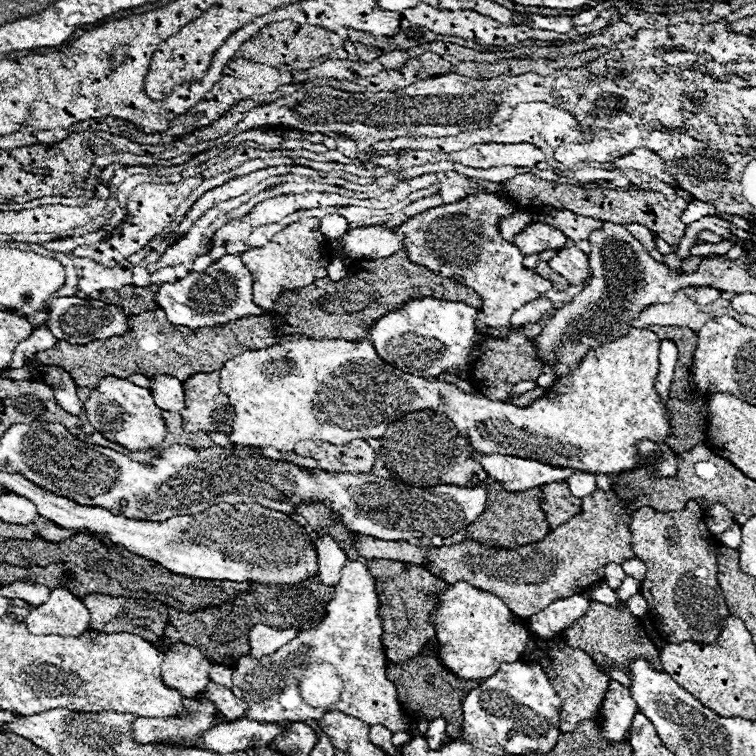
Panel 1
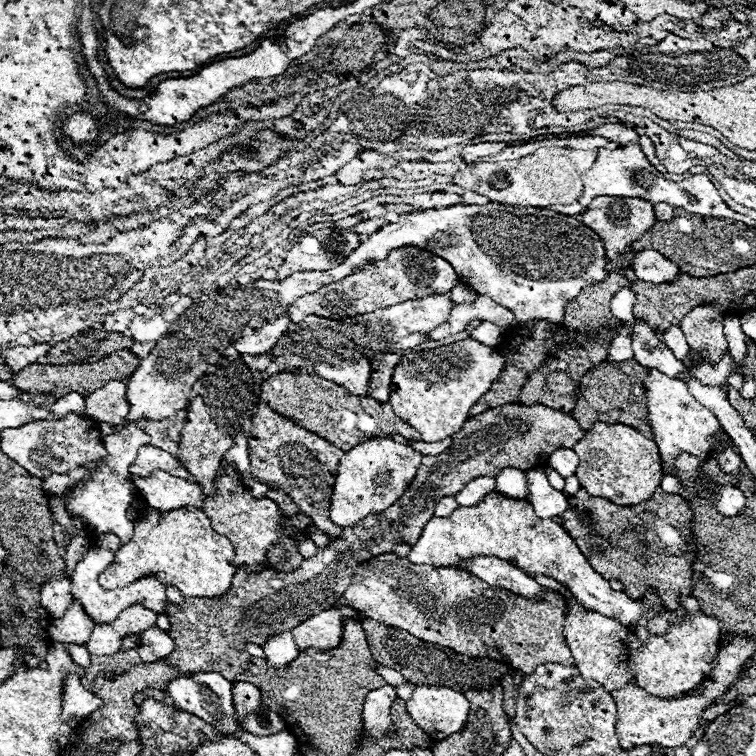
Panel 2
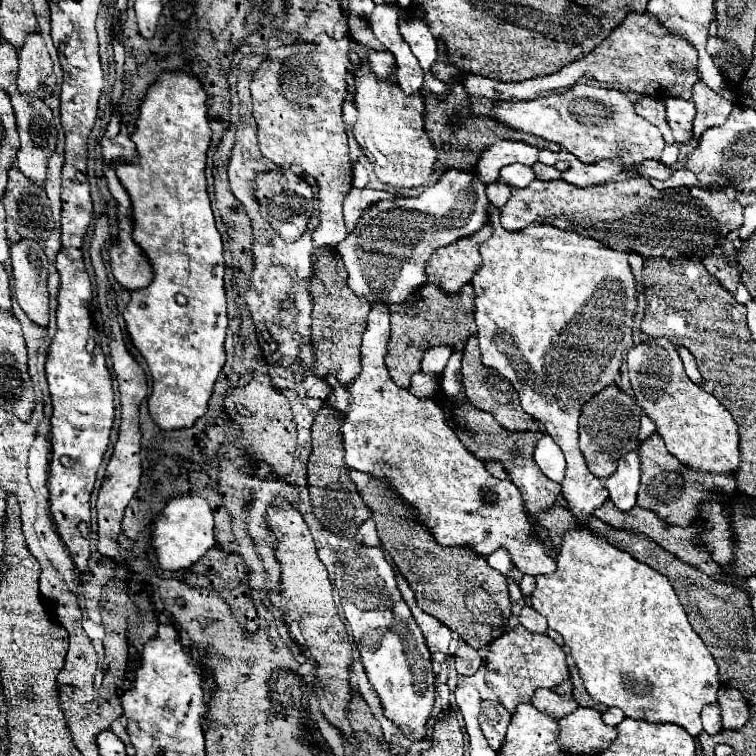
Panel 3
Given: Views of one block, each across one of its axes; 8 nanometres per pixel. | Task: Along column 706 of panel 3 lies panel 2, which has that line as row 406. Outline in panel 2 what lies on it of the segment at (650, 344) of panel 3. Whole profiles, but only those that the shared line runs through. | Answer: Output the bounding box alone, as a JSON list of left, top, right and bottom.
[388,338,506,440]

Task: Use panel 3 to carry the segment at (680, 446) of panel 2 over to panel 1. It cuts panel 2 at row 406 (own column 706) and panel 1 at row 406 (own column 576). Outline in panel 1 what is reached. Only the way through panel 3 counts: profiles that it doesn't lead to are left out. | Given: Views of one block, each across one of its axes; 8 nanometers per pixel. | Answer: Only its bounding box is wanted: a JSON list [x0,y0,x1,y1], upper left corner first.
[220,328,672,474]

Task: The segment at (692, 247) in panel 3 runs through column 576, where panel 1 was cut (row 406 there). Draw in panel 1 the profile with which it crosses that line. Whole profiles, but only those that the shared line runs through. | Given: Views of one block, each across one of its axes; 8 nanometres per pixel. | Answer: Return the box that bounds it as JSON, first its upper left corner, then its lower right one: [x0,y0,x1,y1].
[182,372,234,432]

